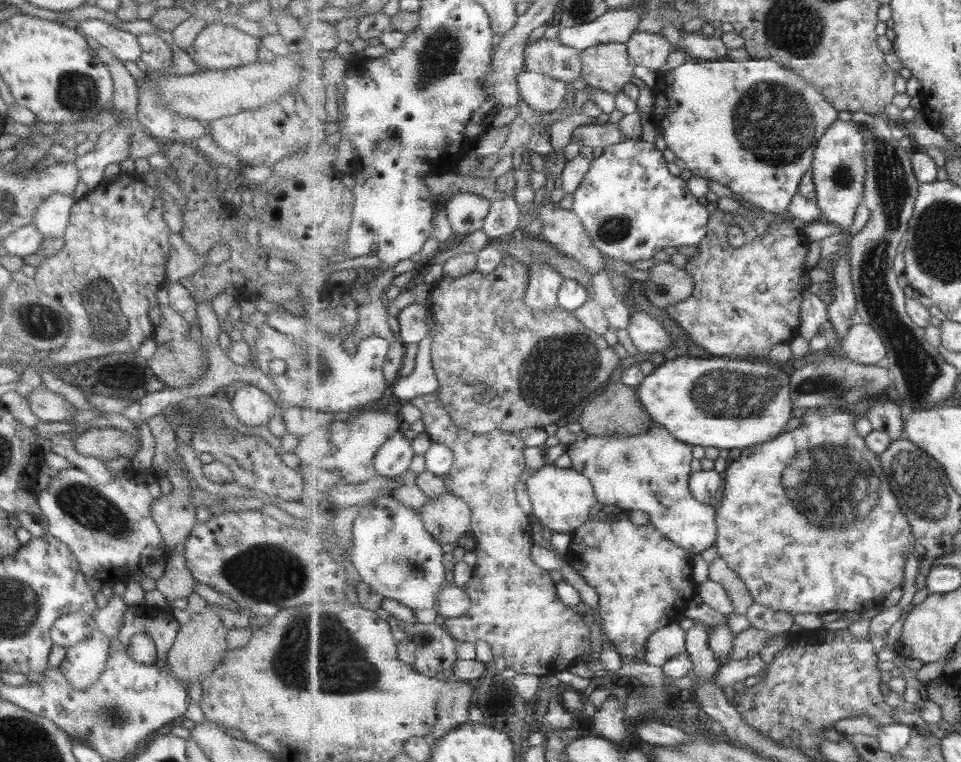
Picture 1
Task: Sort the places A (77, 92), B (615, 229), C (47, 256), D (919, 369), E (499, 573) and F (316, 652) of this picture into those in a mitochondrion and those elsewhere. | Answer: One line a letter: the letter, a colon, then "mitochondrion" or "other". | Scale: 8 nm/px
A: mitochondrion
B: mitochondrion
C: other
D: mitochondrion
E: other
F: mitochondrion

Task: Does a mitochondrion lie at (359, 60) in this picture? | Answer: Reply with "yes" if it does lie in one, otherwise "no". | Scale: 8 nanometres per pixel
no

